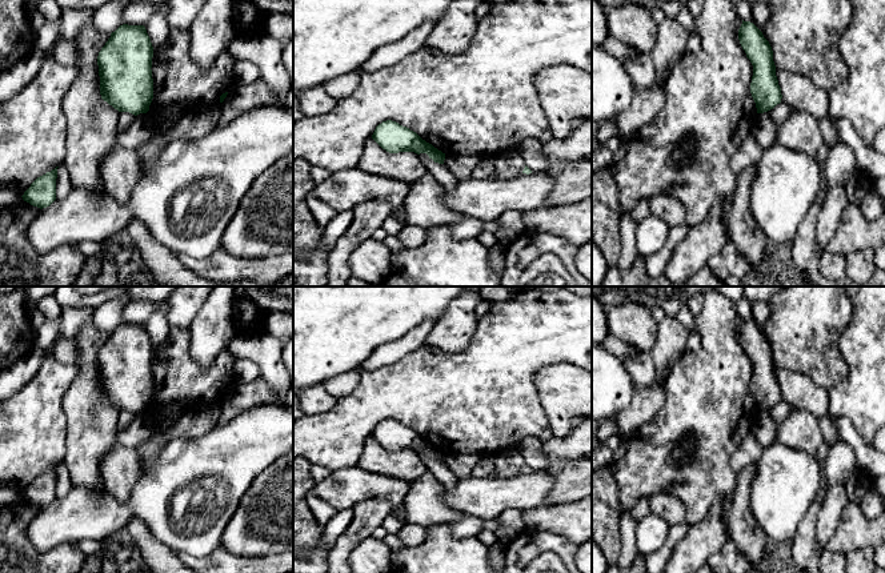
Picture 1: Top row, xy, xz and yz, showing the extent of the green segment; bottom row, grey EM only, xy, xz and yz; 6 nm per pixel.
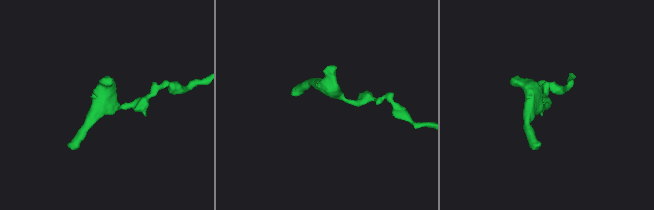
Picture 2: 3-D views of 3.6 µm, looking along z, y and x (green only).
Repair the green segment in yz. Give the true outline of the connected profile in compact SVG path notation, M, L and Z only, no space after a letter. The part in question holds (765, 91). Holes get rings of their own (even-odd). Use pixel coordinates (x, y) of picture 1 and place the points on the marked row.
M744 20L738 29L738 40L753 65L750 93L756 103L757 113L768 112L780 104L782 99L772 47L753 23Z

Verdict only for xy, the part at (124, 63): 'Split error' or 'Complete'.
Complete

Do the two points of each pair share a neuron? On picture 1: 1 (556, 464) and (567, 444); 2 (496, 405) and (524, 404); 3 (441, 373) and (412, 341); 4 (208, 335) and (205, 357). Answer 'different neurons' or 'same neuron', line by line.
1: same neuron
2: same neuron
3: different neurons
4: same neuron

